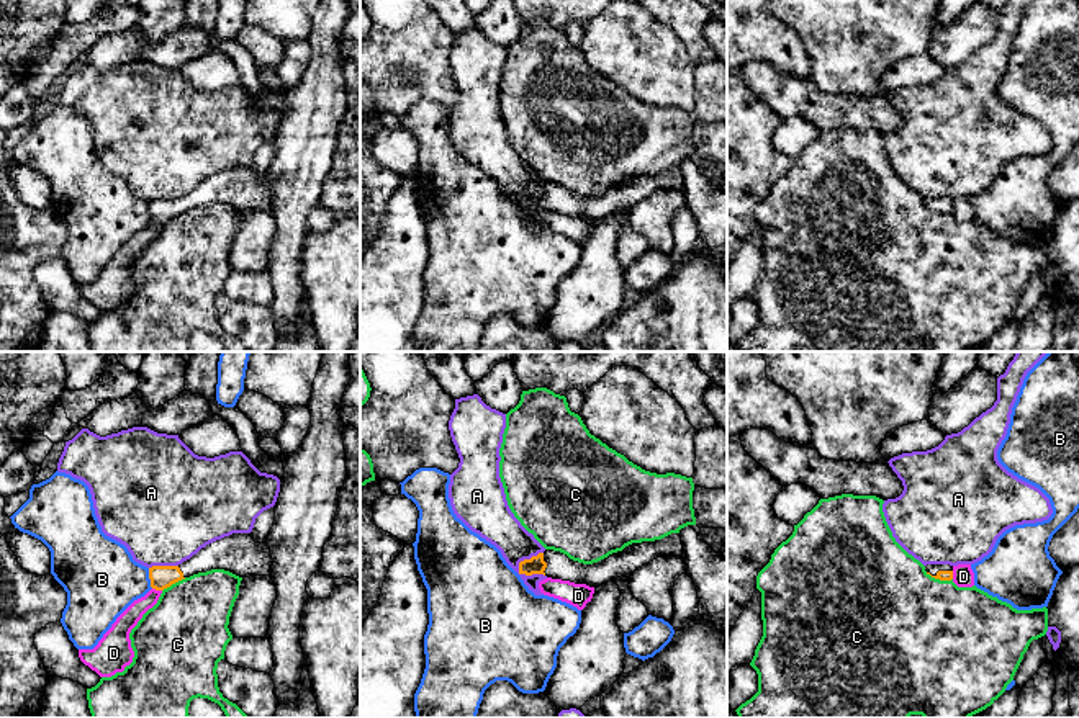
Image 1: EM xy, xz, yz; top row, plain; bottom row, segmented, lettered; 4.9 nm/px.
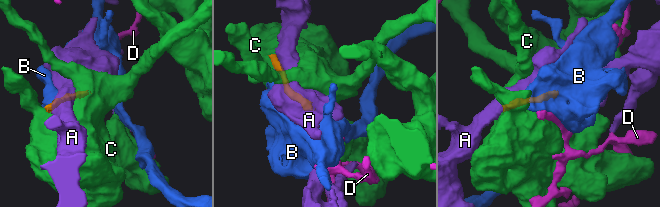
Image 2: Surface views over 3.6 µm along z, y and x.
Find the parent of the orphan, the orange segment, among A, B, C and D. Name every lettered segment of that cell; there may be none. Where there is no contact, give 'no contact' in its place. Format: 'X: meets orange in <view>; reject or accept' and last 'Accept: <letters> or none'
A: meets orange in xz; reject
B: meets orange in xy; reject
C: meets orange in yz; reject
D: meets orange in xy; reject
Accept: none

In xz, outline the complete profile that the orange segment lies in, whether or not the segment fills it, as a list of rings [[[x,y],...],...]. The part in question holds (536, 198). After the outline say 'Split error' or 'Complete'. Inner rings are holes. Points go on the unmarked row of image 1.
[[[671,167],[655,175],[632,177],[622,185],[612,186],[593,198],[583,198],[560,185],[545,183],[530,193],[521,195],[519,208],[544,208],[552,213],[598,221],[621,209],[629,211],[639,201],[660,190],[683,190],[679,167]]]. Split error

